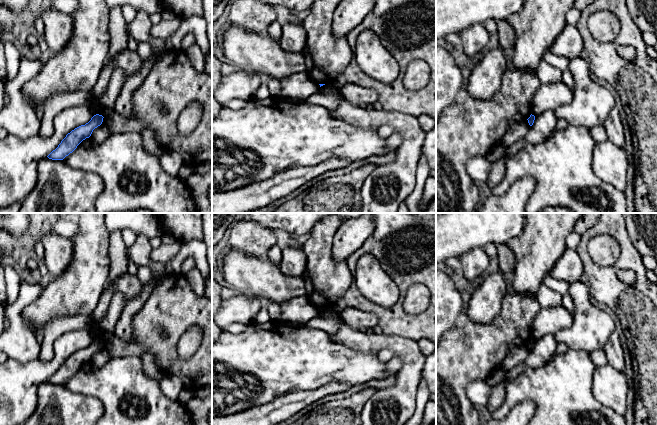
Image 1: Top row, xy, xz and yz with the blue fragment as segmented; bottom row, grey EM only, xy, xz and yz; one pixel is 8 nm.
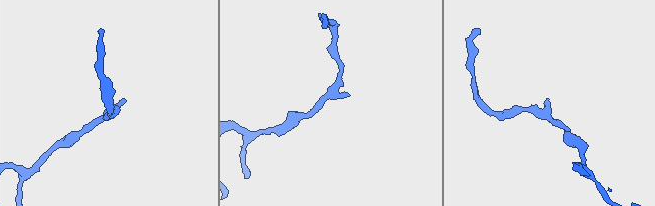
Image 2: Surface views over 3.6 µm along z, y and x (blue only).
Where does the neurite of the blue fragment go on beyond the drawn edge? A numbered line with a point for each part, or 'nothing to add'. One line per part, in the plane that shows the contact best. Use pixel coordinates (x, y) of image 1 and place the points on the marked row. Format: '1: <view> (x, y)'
nothing to add

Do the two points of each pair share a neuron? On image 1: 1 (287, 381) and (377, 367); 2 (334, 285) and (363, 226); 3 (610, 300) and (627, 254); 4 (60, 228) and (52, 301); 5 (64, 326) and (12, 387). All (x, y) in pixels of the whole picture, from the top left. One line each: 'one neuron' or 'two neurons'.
1: one neuron
2: two neurons
3: one neuron
4: two neurons
5: two neurons

